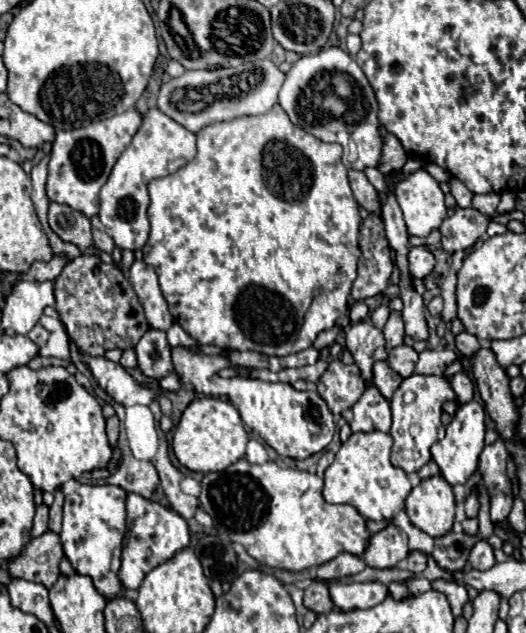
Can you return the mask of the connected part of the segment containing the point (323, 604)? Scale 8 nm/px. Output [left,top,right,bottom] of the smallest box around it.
[304,581,334,613]

